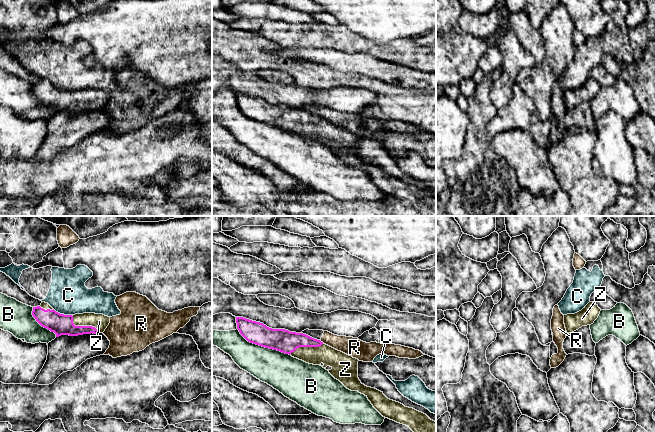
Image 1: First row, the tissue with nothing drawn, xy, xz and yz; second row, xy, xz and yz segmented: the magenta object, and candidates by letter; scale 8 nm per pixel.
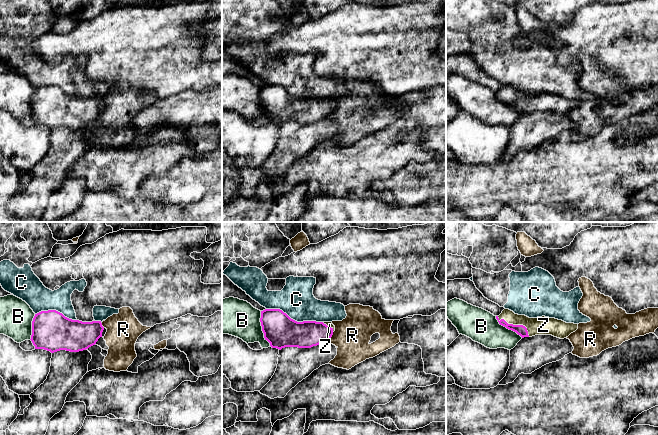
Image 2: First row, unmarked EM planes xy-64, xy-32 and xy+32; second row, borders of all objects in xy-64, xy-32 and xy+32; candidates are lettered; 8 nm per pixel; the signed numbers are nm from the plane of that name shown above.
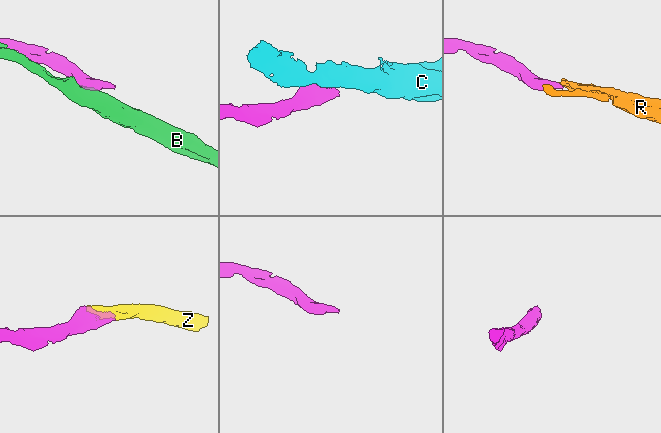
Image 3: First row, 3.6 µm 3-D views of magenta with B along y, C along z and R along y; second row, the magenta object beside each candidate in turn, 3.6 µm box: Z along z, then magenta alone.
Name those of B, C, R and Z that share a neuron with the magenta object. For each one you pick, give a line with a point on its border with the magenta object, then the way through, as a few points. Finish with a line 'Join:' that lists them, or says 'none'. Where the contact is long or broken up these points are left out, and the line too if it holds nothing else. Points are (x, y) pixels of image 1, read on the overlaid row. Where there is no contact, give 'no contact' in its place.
Z: meets magenta in xy at (82, 326); runs through xy (60, 324), (82, 326), (99, 321)
Join: Z

